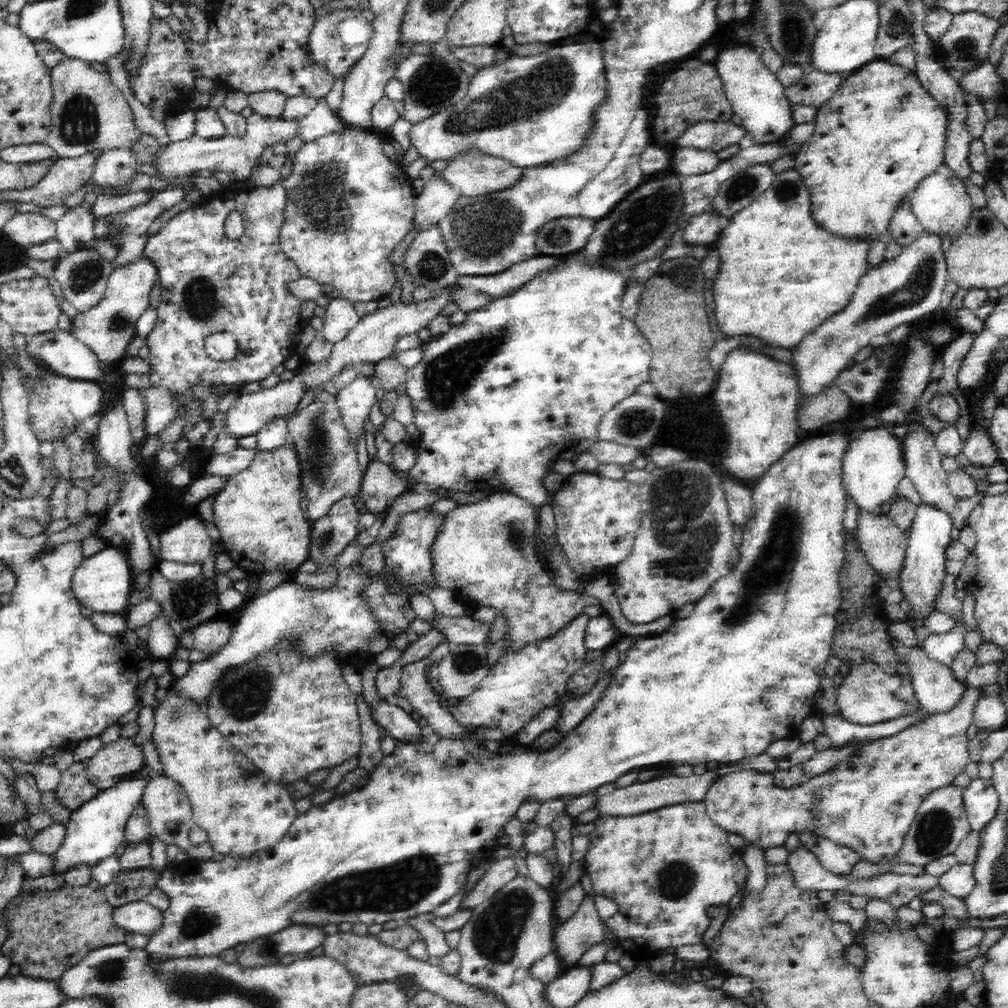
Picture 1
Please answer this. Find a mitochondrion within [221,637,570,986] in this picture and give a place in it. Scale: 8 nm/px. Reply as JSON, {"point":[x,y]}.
{"point":[400,886]}

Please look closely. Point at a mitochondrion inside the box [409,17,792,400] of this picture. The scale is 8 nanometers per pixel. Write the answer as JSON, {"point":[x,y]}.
{"point":[545,86]}

